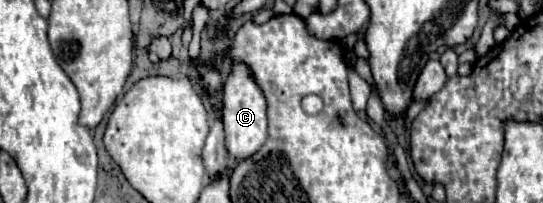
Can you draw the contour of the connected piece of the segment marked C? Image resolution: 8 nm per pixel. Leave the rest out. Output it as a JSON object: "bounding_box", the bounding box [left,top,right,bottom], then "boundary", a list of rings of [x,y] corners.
{"bounding_box":[222,62,268,162],"boundary":[[[234,62],[224,84],[224,100],[222,100],[226,148],[228,148],[228,156],[234,162],[252,156],[266,142],[266,108],[268,104],[264,92],[260,90],[250,66],[244,62]]]}

